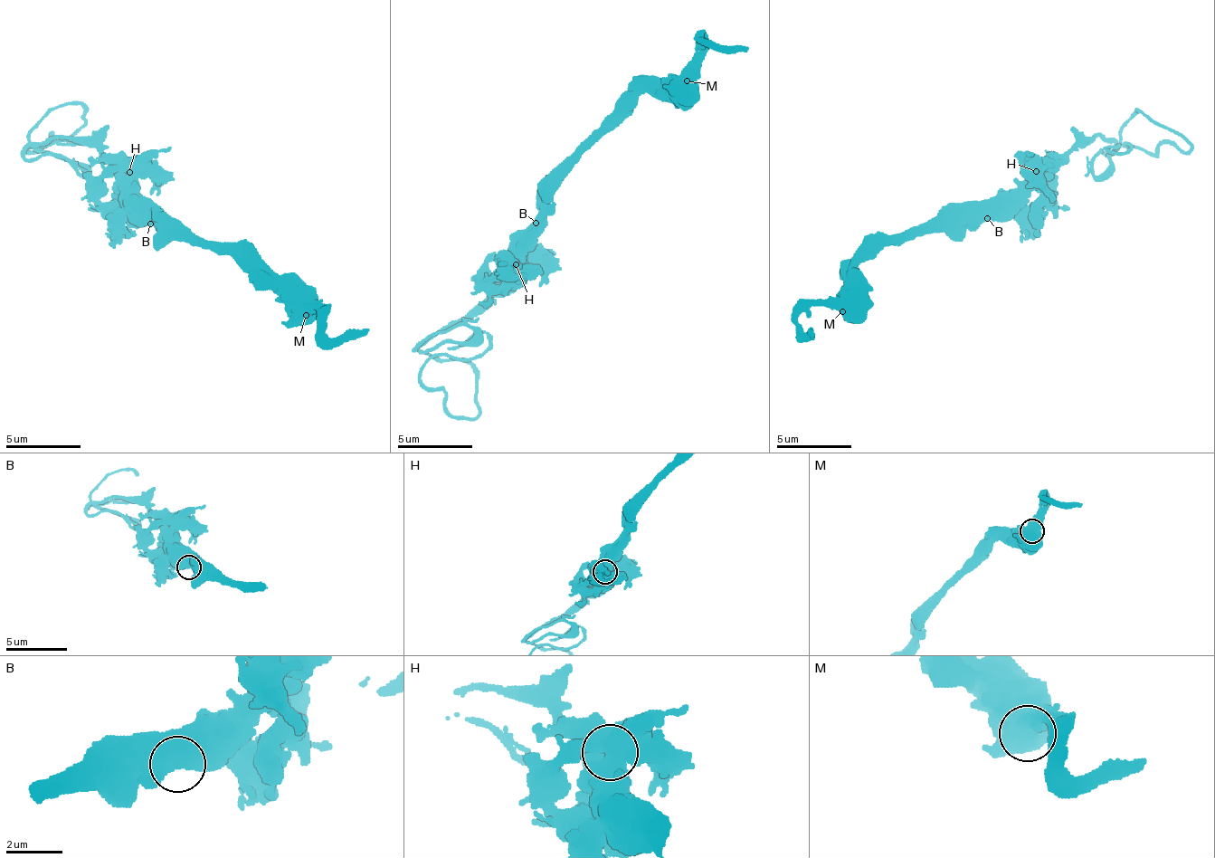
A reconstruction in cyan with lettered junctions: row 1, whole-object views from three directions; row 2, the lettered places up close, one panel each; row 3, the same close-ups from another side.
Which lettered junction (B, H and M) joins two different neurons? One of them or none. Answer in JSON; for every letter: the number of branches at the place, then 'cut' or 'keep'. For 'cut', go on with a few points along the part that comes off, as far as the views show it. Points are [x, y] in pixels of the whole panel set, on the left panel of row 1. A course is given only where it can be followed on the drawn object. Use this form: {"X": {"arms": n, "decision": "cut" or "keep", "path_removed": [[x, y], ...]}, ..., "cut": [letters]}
{"B": {"arms": 1, "decision": "keep"}, "H": {"arms": 2, "decision": "cut", "path_removed": [[128, 171], [108, 162], [91, 145], [49, 138], [28, 149], [34, 151], [52, 134], [55, 142], [85, 122]]}, "M": {"arms": 2, "decision": "keep"}, "cut": ["H"]}

